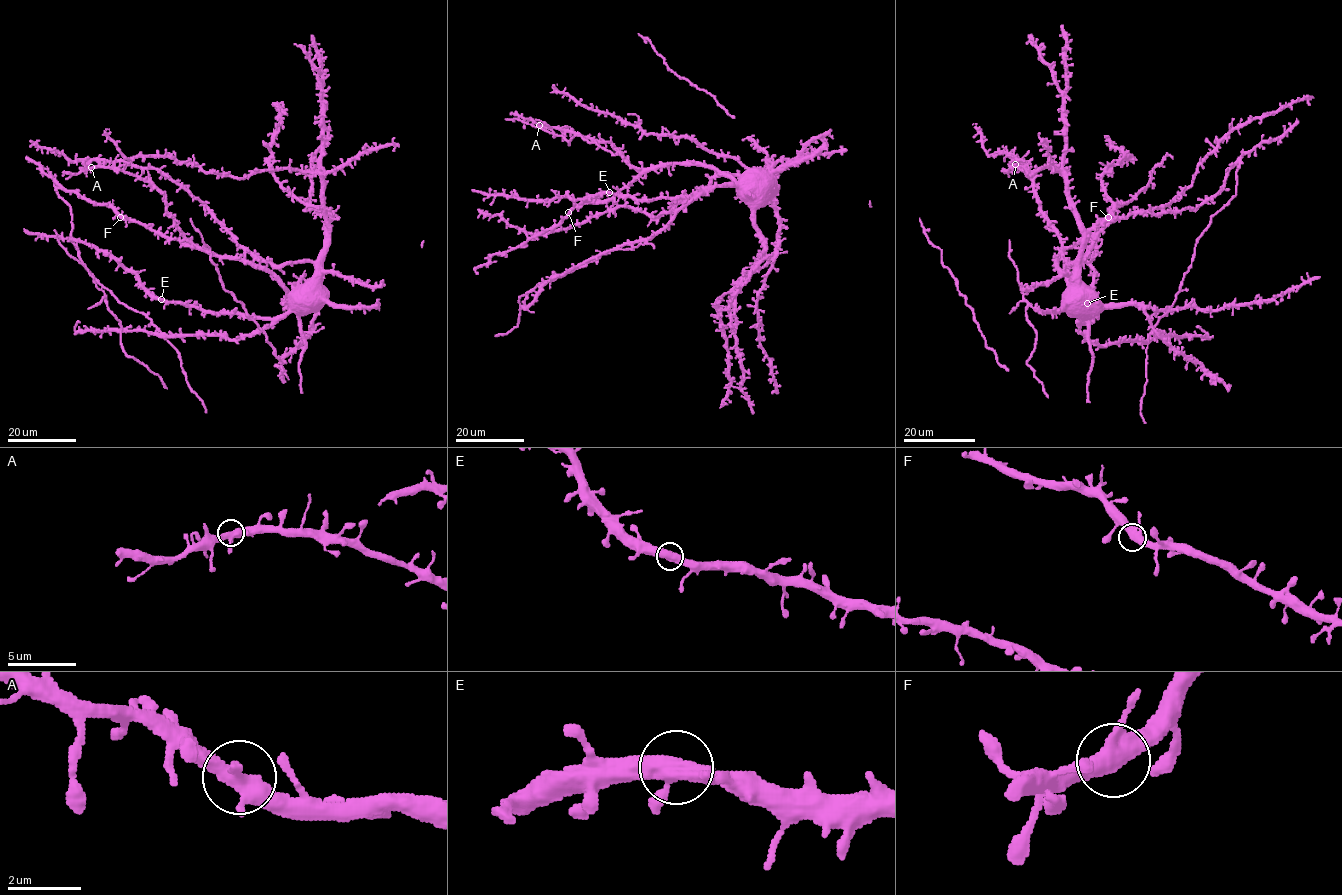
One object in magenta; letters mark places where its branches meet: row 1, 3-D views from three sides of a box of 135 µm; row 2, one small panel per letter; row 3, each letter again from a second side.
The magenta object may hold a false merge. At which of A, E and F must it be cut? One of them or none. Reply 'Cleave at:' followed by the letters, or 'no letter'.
Cleave at: no letter

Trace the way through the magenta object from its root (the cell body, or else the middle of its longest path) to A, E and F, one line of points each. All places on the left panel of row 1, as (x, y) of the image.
A: (305, 304), (269, 273), (196, 247), (168, 213), (166, 198), (147, 182), (119, 170), (91, 167)
E: (305, 304), (272, 318), (249, 318), (240, 313), (209, 312), (161, 299)
F: (305, 304), (262, 269), (191, 248), (120, 217)

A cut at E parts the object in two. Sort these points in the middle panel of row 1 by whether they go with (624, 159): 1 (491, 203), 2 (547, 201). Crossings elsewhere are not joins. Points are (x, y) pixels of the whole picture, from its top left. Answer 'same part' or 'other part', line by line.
1: other part
2: other part

